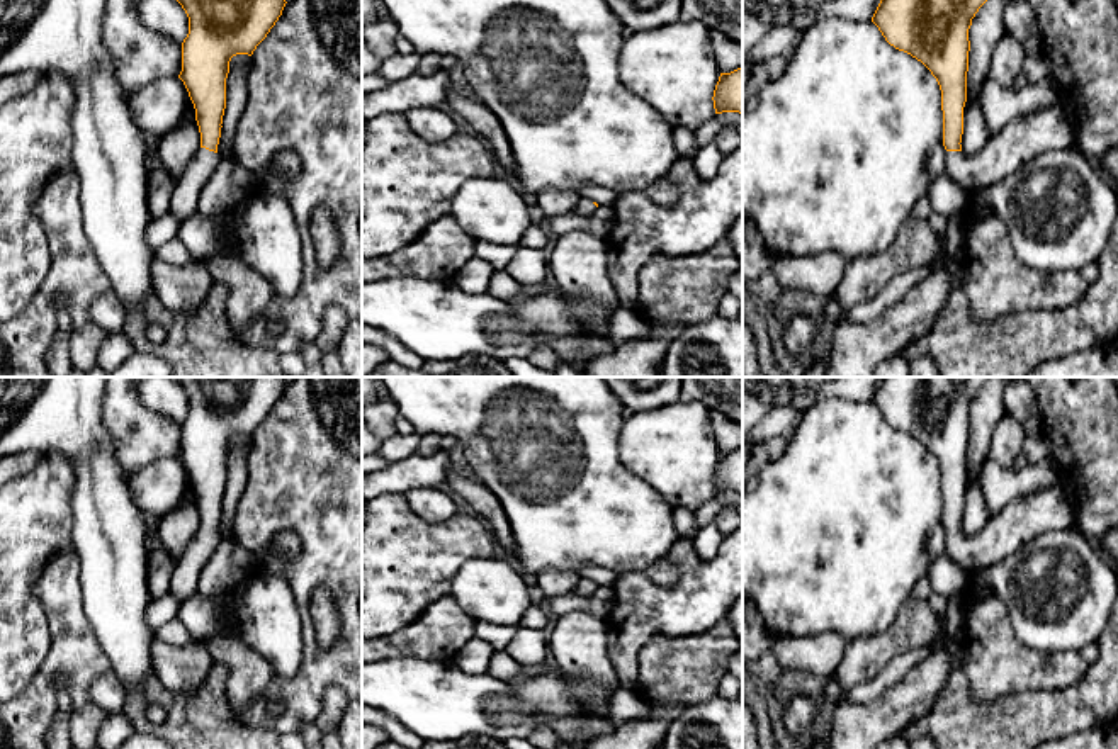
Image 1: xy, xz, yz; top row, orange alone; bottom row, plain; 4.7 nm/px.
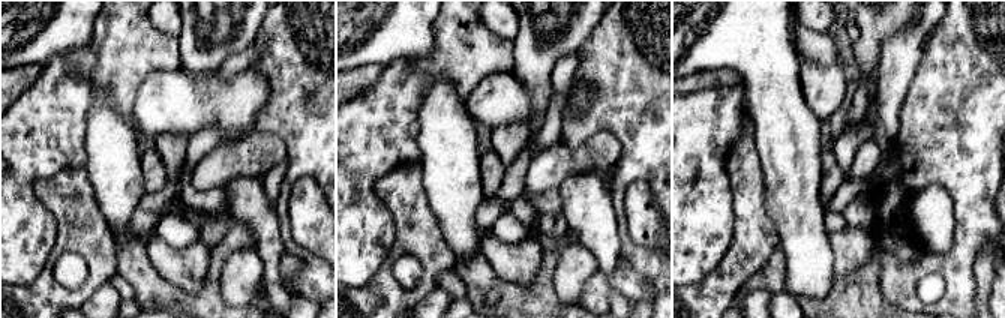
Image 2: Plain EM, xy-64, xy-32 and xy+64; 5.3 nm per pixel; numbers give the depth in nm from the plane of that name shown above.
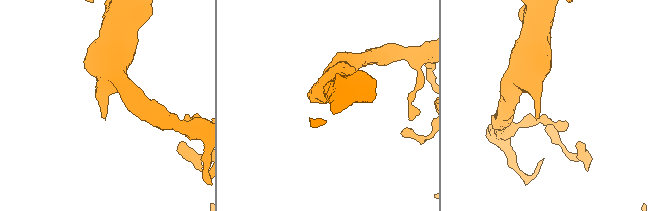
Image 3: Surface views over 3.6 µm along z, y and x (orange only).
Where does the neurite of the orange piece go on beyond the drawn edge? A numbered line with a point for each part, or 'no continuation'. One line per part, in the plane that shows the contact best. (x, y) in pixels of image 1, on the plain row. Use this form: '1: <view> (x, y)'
1: xy (187, 569)

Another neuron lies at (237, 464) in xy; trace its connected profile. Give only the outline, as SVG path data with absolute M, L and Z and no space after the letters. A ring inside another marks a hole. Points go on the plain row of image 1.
M240 447L226 459L226 489L217 525L219 540L233 537L234 513L248 482L248 455L251 447Z

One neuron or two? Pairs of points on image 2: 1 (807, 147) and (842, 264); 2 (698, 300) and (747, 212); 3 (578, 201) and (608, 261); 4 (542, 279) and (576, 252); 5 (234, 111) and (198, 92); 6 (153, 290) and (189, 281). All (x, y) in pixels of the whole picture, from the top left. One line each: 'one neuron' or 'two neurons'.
1: two neurons
2: one neuron
3: one neuron
4: two neurons
5: one neuron
6: two neurons

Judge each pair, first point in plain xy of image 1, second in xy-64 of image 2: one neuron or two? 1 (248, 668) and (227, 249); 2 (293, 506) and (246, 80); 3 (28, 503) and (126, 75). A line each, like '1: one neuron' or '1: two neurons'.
1: two neurons
2: two neurons
3: one neuron

